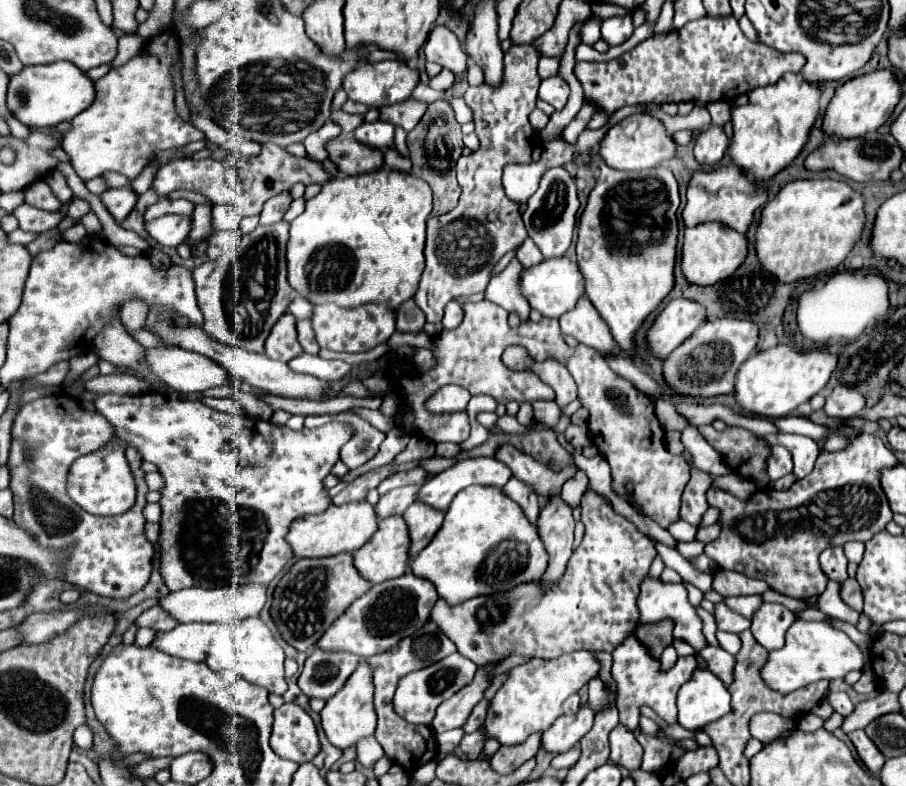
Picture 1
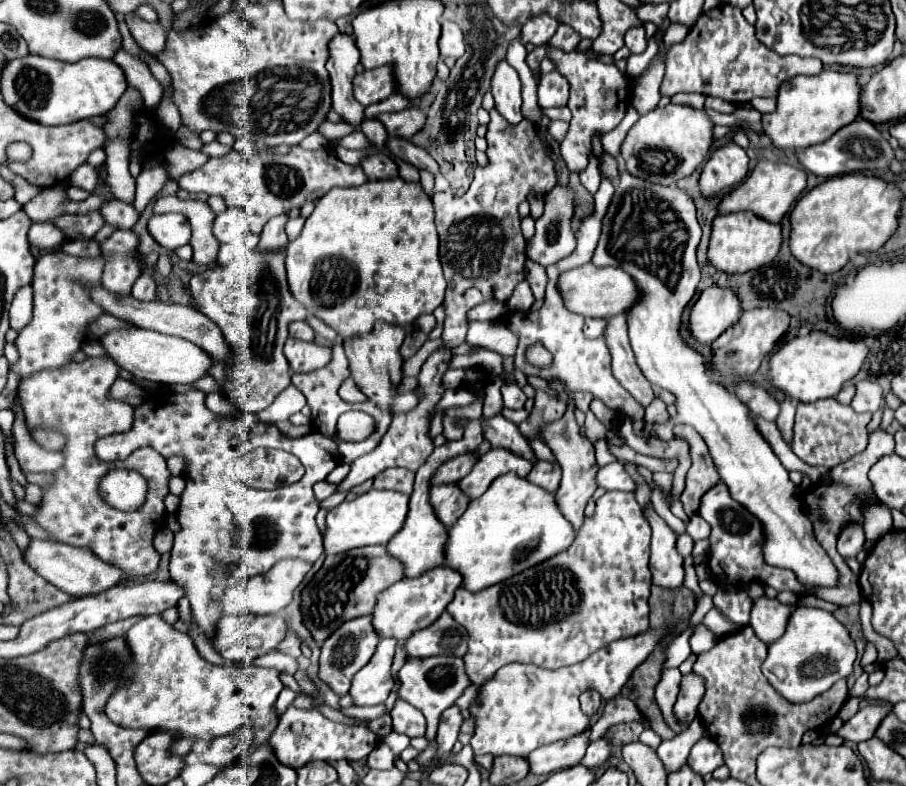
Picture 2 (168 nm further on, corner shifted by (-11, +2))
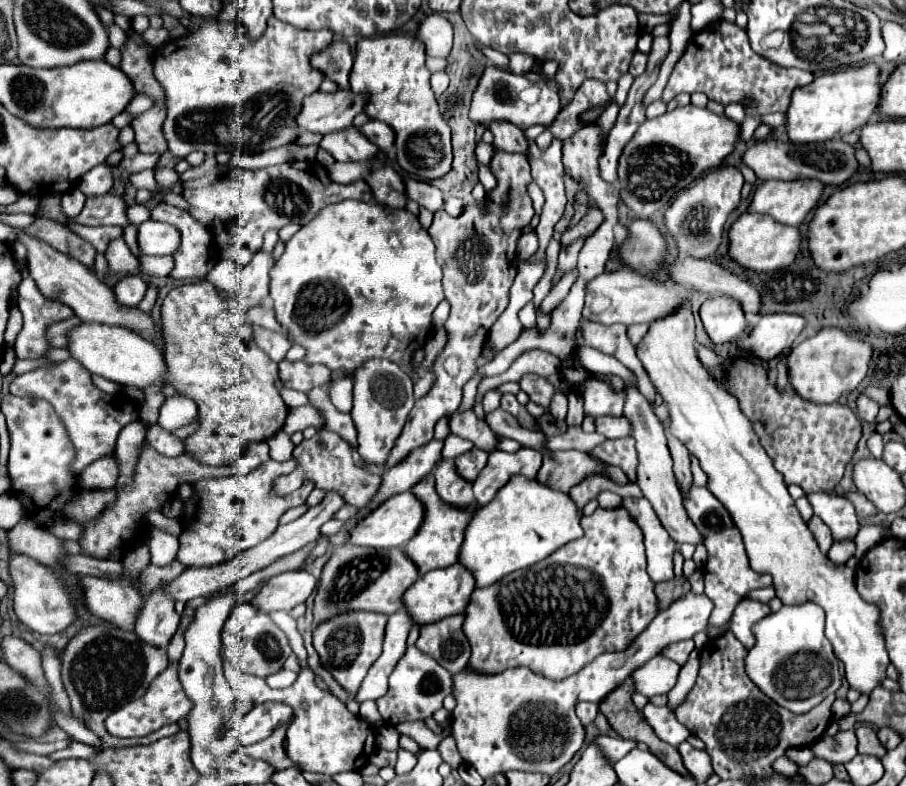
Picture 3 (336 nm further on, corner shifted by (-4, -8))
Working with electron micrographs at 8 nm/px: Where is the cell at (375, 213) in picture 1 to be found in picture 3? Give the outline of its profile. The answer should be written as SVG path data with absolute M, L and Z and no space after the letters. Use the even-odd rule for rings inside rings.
M343 200L341 204L329 204L325 206L309 224L301 226L301 230L285 244L285 252L281 258L275 262L271 270L271 290L269 296L273 298L273 308L277 314L277 320L281 326L285 326L291 332L291 342L303 344L307 348L305 362L309 364L325 364L329 370L339 372L345 370L347 374L353 374L361 364L365 364L369 358L385 358L391 360L399 366L409 366L411 356L417 348L425 344L425 338L431 330L431 314L437 308L437 304L445 298L443 288L441 288L441 266L435 260L435 246L427 230L421 226L415 214L411 214L405 208L385 208L383 204L375 202L357 202L357 200Z

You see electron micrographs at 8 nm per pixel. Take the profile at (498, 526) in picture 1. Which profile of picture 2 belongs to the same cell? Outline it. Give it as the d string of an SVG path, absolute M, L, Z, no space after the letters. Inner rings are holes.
M514 472L502 474L450 528L446 546L446 564L464 576L466 590L484 590L520 570L536 566L542 558L550 558L566 550L576 538L576 530L562 516L556 496Z

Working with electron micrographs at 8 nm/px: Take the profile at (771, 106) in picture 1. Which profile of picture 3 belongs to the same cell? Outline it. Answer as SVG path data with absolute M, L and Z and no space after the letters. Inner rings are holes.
M873 62L863 66L853 66L841 72L817 76L811 84L797 88L791 96L791 104L787 108L785 132L789 142L793 144L811 144L841 138L843 134L853 132L855 128L865 126L879 102L881 84L877 80L879 68Z

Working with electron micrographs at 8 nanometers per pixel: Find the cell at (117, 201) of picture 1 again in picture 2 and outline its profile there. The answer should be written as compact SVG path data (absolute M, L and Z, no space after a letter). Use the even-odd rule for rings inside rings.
M110 200L110 202L106 202L100 208L100 214L102 214L106 224L116 226L120 230L132 228L138 222L138 218L140 218L140 214L134 210L134 206L128 204L128 202L122 202L122 200Z

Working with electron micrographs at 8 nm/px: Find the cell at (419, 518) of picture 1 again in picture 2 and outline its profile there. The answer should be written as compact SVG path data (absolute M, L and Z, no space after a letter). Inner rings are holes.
M450 482L450 484L434 484L430 490L430 502L436 510L436 516L446 526L452 526L468 508L470 498L460 490L458 482Z

